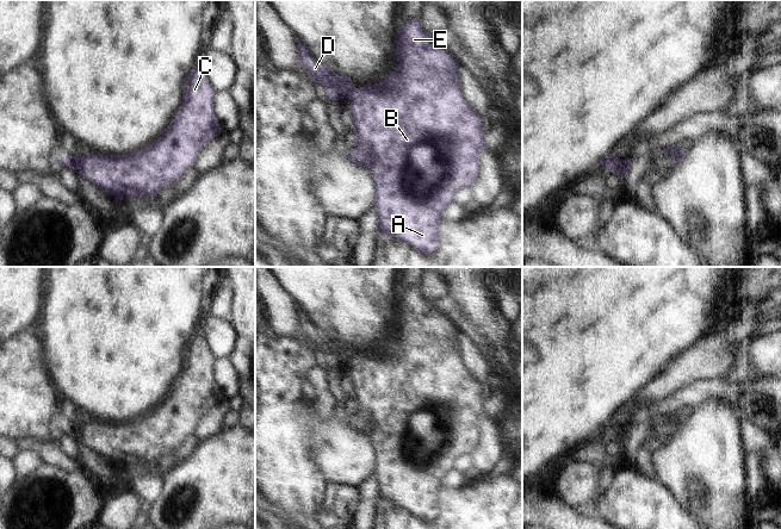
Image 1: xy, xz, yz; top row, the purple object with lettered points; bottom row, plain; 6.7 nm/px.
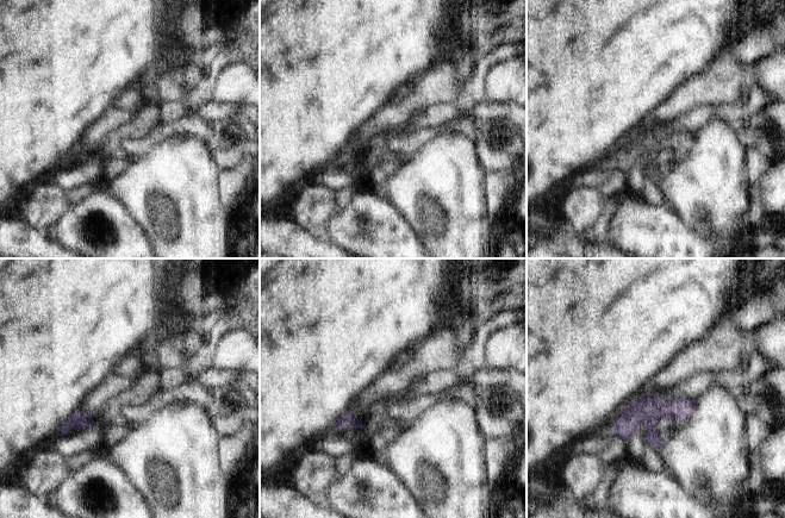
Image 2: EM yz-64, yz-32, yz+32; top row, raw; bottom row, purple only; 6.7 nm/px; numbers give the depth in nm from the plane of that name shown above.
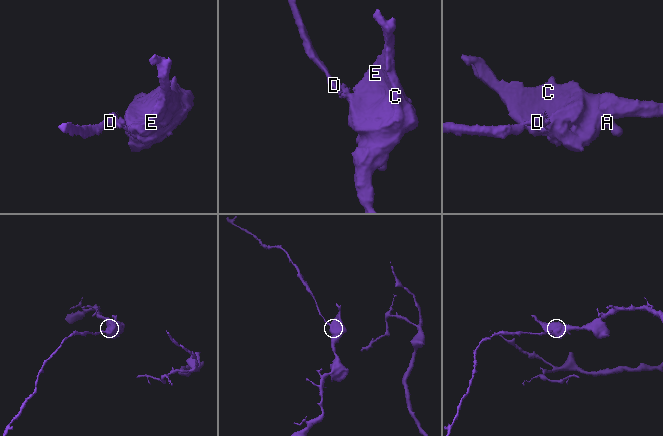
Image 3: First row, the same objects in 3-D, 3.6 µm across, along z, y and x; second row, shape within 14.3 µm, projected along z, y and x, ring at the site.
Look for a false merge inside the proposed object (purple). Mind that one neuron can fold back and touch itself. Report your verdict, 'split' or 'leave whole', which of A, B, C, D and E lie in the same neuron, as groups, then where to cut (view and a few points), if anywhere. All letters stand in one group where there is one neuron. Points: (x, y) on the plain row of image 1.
split; groups A B C E / D; cut yz (618, 424), (613, 434), (603, 434)

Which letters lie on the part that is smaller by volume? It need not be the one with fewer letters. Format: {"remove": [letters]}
{"remove": ["D"]}

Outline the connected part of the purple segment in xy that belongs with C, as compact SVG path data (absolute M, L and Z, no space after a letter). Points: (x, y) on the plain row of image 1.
M198 331L186 346L184 368L165 400L131 422L94 422L86 419L80 432L81 443L113 463L116 471L132 463L153 463L169 455L193 430L203 415L219 402L212 367L215 357Z

